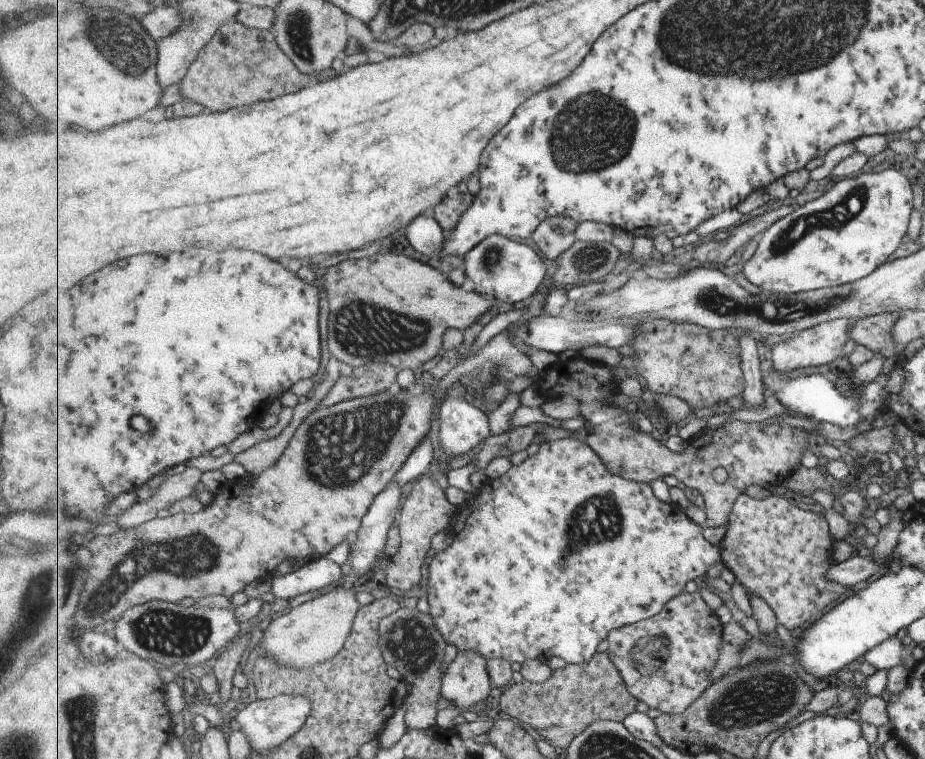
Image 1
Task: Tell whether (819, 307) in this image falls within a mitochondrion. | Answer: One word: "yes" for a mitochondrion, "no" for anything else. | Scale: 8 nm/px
yes

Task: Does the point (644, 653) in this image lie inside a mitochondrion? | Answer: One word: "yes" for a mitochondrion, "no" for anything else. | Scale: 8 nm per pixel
yes

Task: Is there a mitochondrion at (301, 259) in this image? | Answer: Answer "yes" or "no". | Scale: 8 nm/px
no

